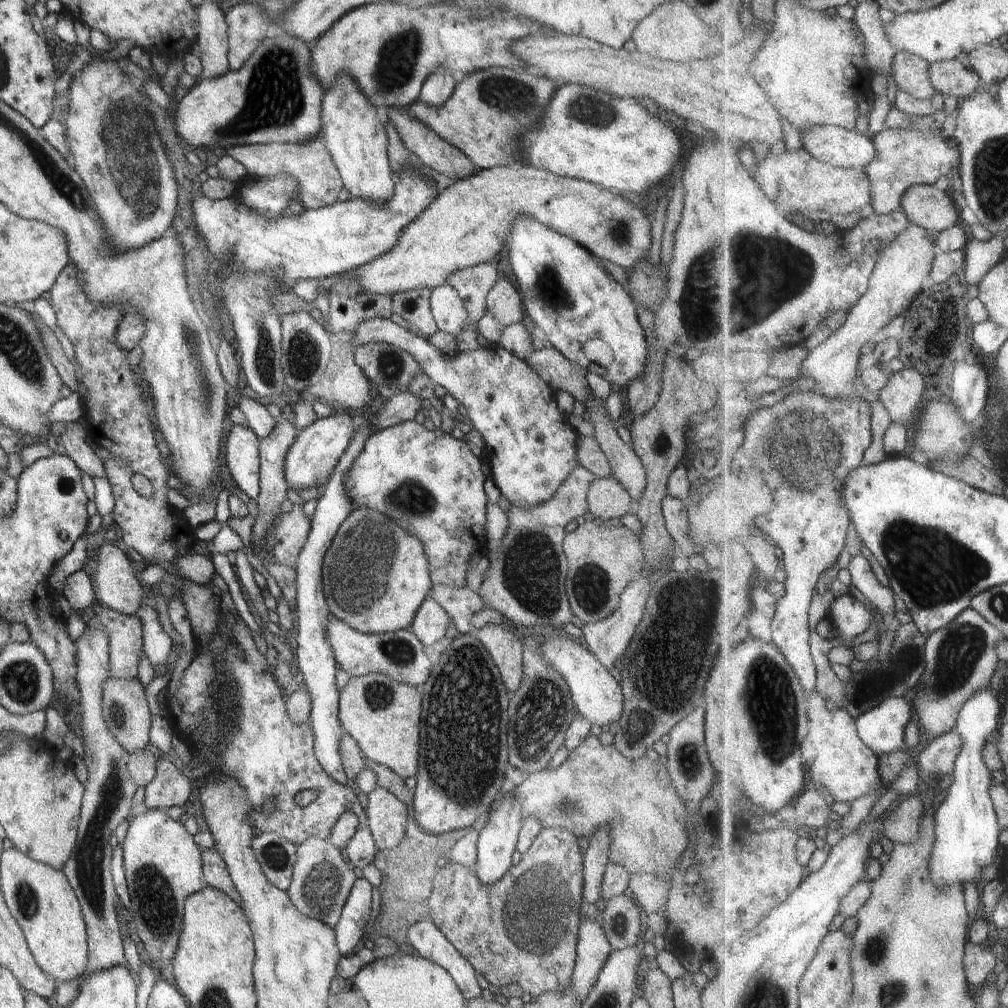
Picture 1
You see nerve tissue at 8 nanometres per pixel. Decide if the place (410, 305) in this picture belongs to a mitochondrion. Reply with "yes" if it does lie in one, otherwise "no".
no

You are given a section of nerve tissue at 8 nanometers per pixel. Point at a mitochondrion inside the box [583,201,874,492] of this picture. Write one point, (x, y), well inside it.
(770, 272)

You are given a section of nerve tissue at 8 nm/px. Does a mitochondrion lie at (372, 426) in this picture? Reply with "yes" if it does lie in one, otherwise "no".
no

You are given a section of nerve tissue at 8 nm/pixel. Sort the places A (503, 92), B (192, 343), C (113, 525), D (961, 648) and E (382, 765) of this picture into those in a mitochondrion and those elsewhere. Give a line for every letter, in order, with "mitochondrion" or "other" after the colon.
A: mitochondrion
B: mitochondrion
C: other
D: mitochondrion
E: other

